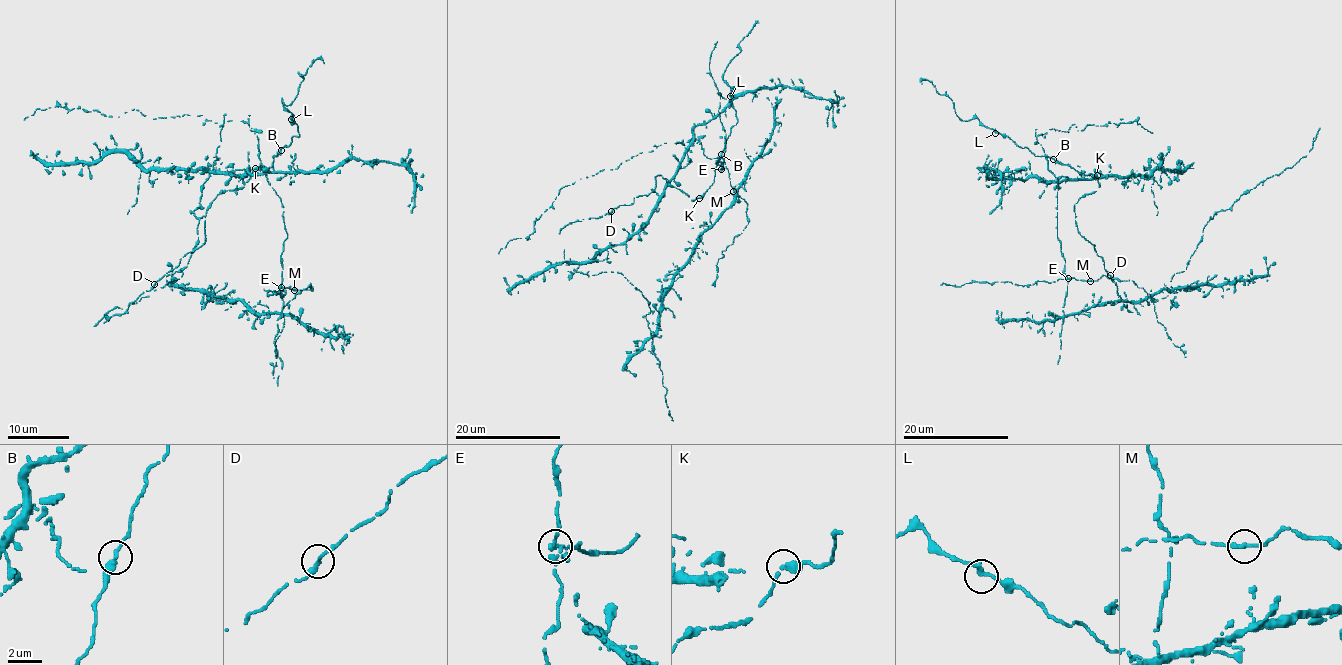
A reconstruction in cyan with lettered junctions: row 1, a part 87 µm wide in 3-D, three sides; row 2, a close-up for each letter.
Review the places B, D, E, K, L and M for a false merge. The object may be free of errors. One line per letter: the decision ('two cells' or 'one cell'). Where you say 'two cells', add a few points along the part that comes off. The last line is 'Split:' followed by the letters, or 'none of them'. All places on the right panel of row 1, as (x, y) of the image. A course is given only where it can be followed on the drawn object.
B: one cell
D: one cell
E: two cells; course (1068, 278), (1057, 234), (1057, 179), (1036, 137), (1075, 123), (1084, 130), (1135, 121), (1153, 133)
K: one cell
L: one cell
M: one cell
Split: E

